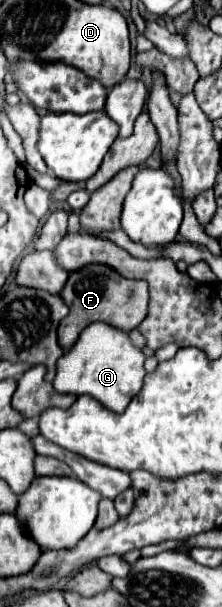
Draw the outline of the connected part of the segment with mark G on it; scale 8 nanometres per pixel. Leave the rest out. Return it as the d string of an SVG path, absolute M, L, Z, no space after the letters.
M104 322L90 324L82 330L76 344L60 358L58 372L54 378L54 390L66 392L66 394L88 394L96 398L100 404L114 412L124 412L128 402L140 392L144 386L144 368L146 356L140 348L136 348L128 334L122 330L114 330L114 326L108 326Z

